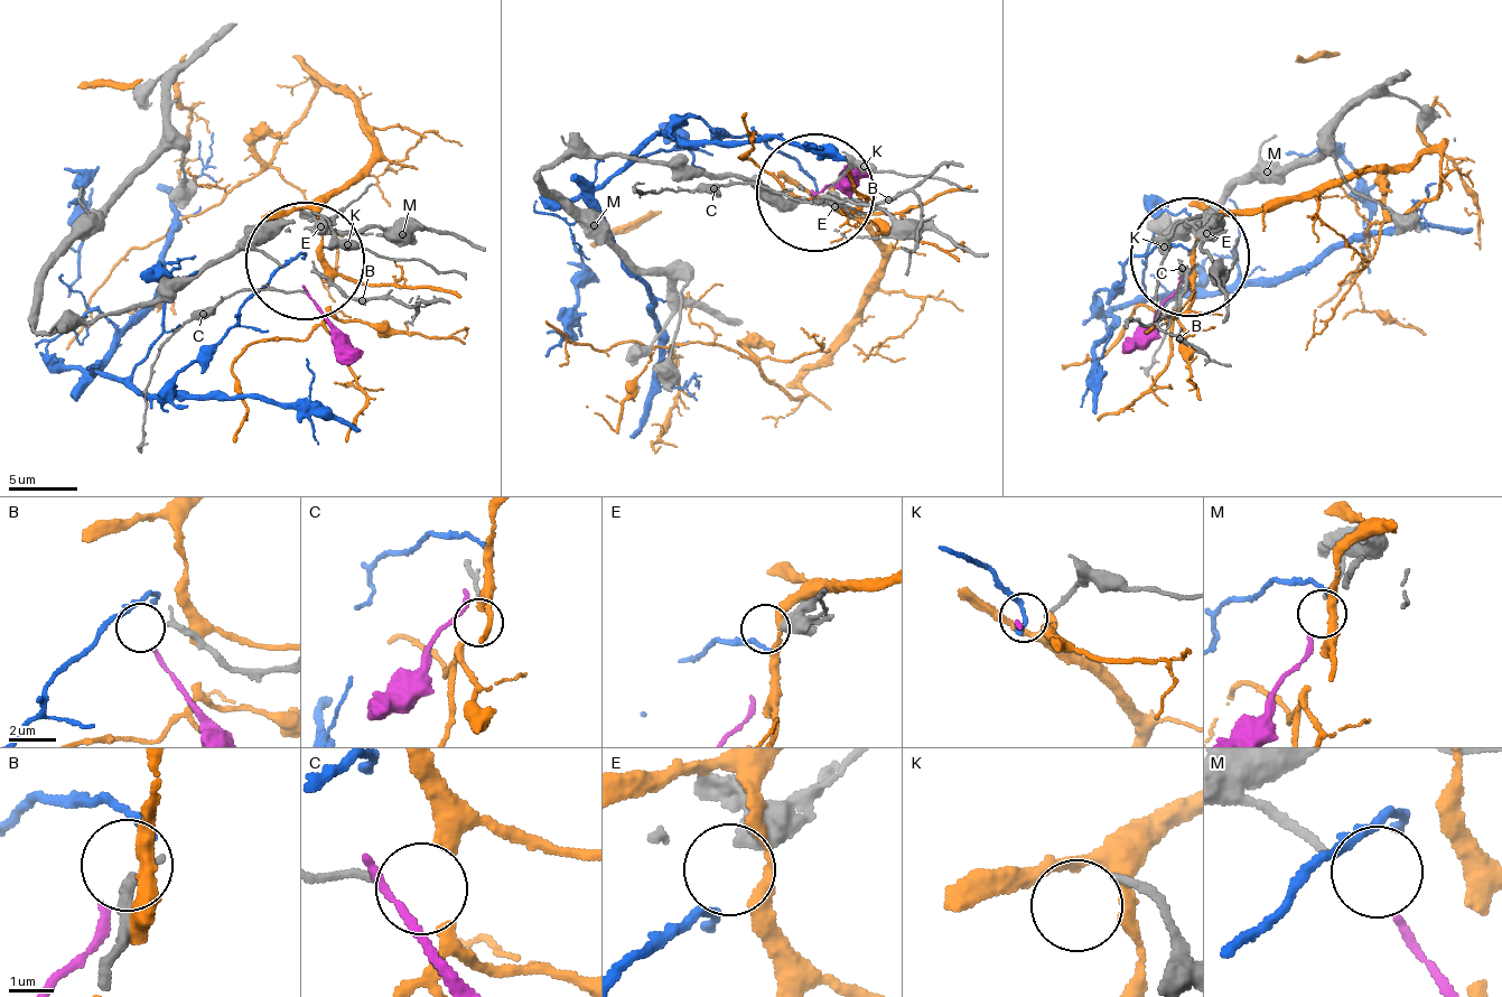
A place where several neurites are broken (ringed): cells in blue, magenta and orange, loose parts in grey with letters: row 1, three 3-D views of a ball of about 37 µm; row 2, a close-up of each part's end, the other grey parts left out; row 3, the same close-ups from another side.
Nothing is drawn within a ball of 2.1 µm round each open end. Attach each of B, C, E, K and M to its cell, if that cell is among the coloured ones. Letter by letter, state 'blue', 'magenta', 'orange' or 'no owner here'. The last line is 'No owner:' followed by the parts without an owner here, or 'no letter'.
B: no owner here
C: orange
E: blue
K: no owner here
M: magenta
No owner: B, K

